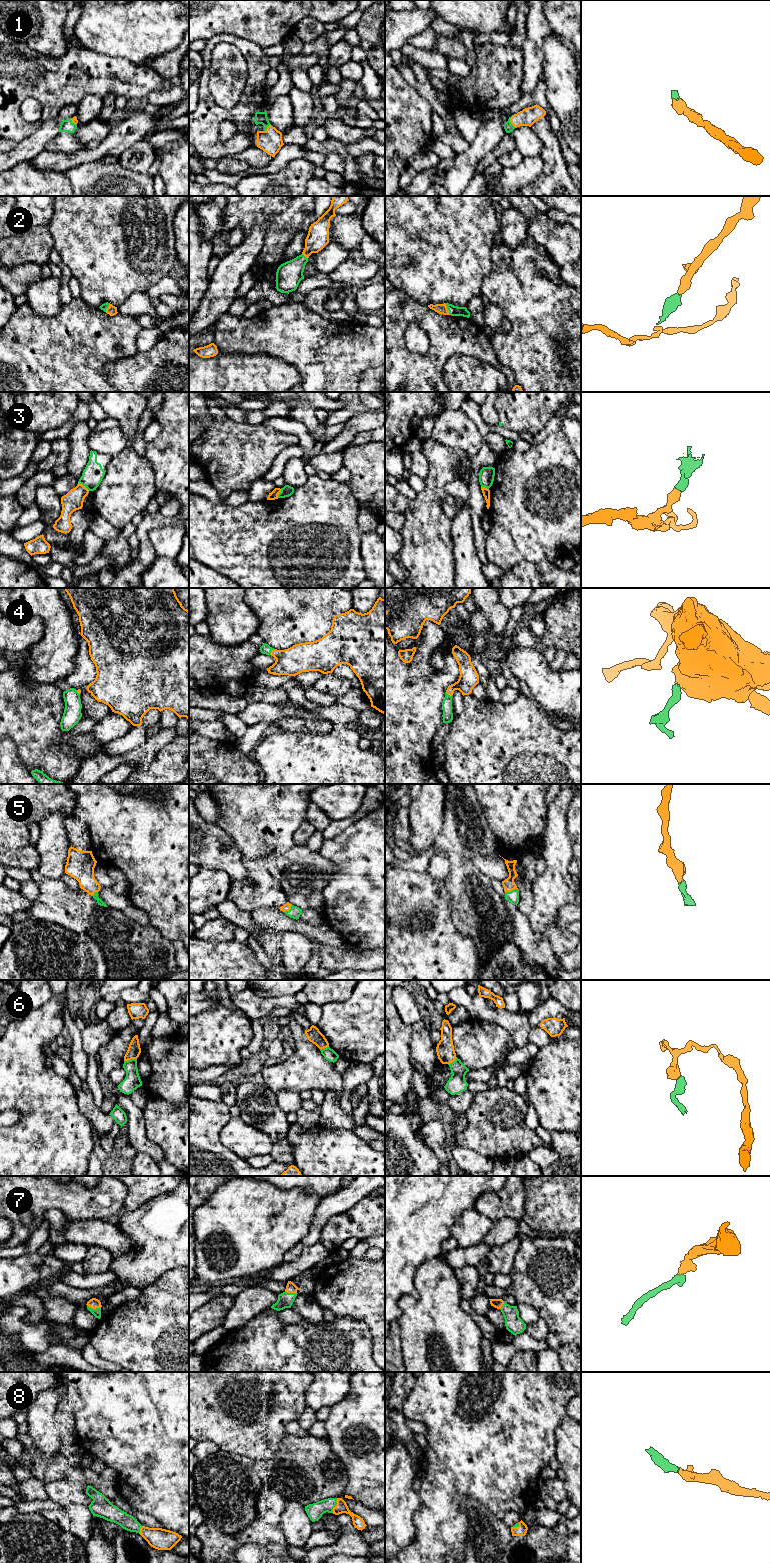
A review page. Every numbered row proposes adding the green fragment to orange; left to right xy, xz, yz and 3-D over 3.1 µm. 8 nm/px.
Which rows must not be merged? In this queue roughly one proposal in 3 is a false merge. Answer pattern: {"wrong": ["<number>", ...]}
{"wrong": ["3", "6"]}

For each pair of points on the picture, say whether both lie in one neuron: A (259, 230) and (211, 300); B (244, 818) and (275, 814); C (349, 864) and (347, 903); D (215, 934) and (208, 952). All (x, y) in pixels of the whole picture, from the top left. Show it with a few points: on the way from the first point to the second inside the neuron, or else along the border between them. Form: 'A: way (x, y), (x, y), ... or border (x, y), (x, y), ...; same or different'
A: way (251, 247), (229, 270), (224, 283); same
B: way (252, 818), (267, 817); same
C: way (349, 874), (349, 893); same
D: border (199, 938), (220, 941), (233, 939); different

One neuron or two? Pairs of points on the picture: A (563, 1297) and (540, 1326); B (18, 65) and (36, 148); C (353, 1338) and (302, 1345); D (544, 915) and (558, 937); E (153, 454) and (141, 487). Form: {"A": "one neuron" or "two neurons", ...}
{"A": "two neurons", "B": "two neurons", "C": "one neuron", "D": "two neurons", "E": "two neurons"}

